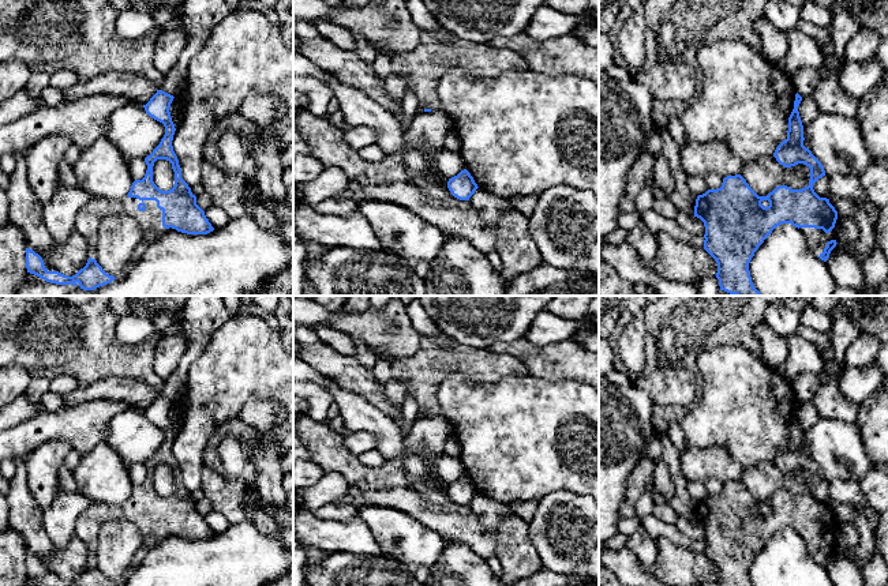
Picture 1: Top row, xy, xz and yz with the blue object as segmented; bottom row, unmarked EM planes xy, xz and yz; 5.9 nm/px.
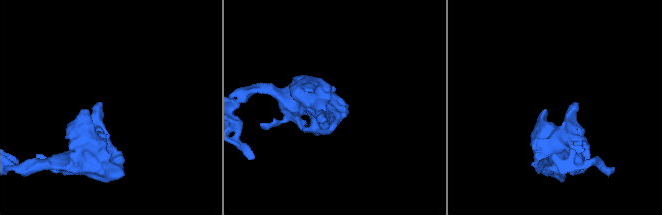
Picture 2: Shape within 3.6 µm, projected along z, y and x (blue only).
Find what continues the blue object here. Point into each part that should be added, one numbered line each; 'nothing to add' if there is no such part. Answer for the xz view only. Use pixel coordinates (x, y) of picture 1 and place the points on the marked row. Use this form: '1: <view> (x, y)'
nothing to add

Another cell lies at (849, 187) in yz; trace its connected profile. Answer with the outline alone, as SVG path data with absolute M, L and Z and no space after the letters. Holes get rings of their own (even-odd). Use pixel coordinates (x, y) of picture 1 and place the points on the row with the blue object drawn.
M832 173L828 174L828 199L847 199L859 203L866 202L866 194L861 184L861 180L855 174L840 174Z

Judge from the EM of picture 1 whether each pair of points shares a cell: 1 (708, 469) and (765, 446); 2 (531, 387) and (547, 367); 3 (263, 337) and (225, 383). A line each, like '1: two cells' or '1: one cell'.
1: two cells
2: two cells
3: one cell

